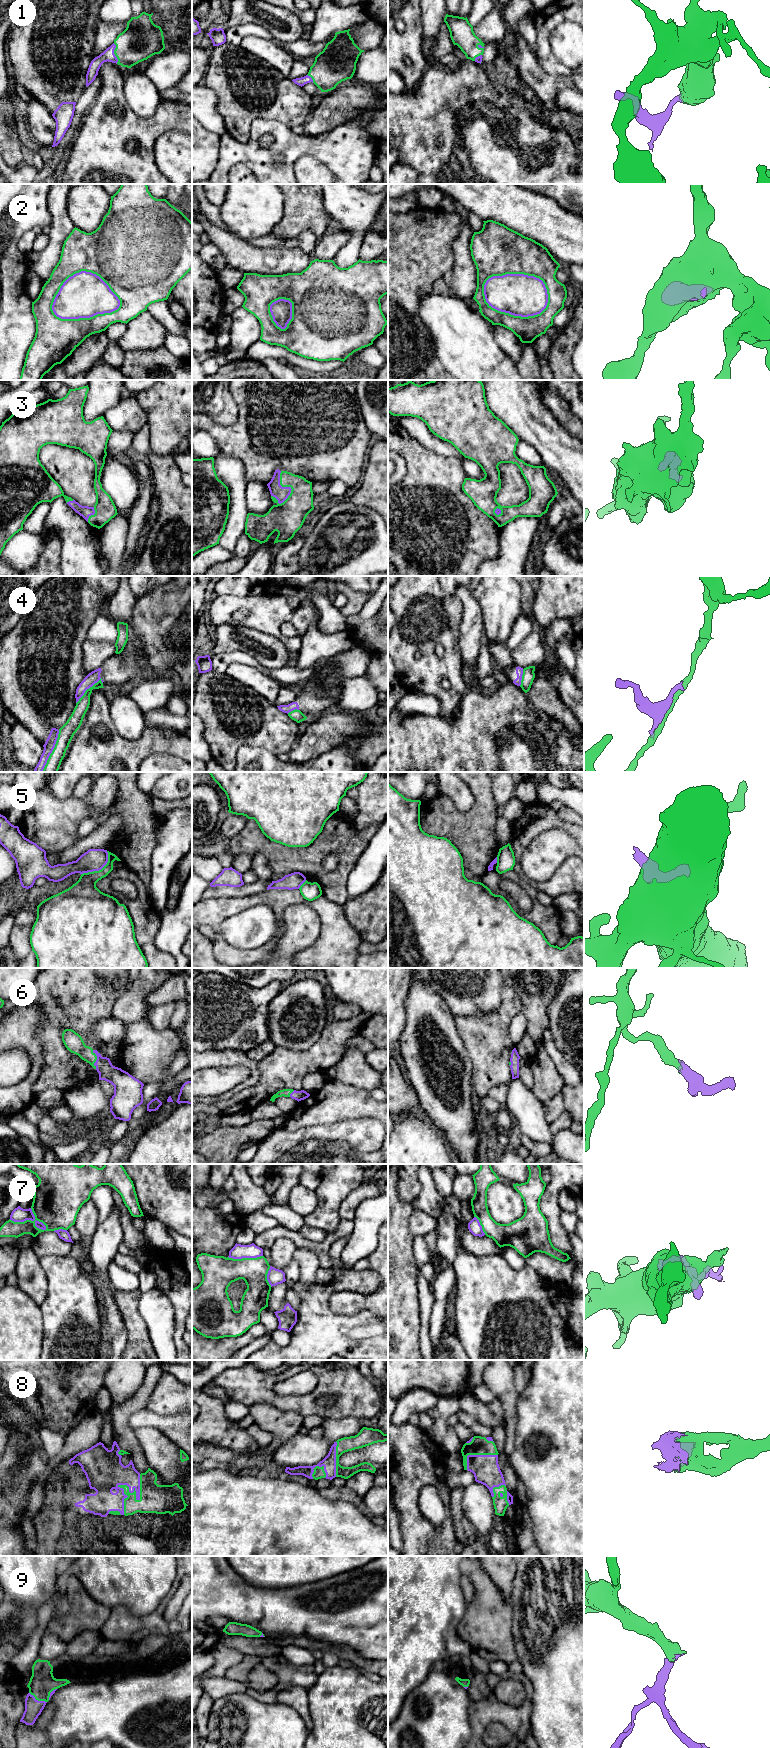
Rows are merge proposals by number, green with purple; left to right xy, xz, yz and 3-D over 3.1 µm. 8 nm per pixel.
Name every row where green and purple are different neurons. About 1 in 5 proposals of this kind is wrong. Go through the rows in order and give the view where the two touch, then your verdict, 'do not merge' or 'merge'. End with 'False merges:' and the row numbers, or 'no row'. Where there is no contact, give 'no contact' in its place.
1: contact in xy; merge
2: contact in yz; do not merge
3: contact in xz; merge
4: contact in xy; do not merge
5: contact in xy; do not merge
6: contact in xy; merge
7: contact in xy; do not merge
8: contact in xy; merge
9: contact in xy; merge
False merges: 2, 4, 5, 7

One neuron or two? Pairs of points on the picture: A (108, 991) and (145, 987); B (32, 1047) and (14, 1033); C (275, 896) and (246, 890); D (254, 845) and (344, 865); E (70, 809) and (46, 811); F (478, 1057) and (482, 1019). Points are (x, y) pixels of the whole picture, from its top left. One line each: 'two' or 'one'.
A: two
B: one
C: two
D: one
E: one
F: one

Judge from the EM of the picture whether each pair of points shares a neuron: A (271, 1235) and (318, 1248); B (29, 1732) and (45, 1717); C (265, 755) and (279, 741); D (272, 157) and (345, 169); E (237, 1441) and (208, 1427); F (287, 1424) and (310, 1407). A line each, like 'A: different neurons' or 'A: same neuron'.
A: same neuron
B: same neuron
C: different neurons
D: same neuron
E: same neuron
F: different neurons

